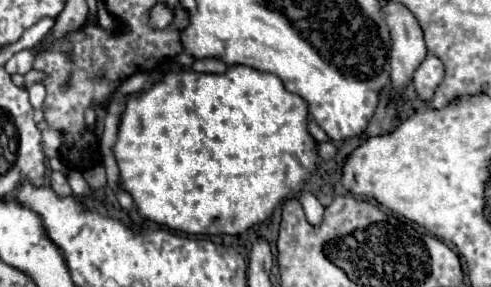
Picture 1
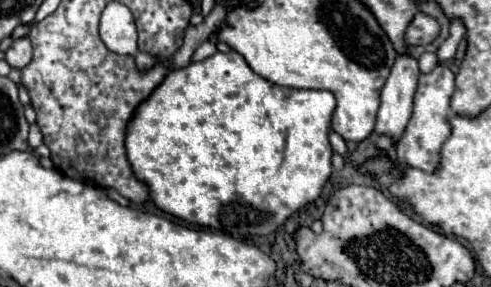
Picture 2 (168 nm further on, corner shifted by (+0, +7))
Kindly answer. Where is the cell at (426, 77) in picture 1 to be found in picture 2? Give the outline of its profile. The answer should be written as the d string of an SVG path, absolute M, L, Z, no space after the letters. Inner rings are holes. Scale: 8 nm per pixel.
M437 65L429 75L419 77L413 115L411 115L411 121L409 121L401 141L397 143L397 167L399 169L415 167L415 169L421 169L427 173L439 169L441 147L447 141L447 137L451 135L449 117L453 115L453 111L449 107L449 99L451 99L453 91L455 91L455 75L451 73L451 69L447 69L443 65Z

